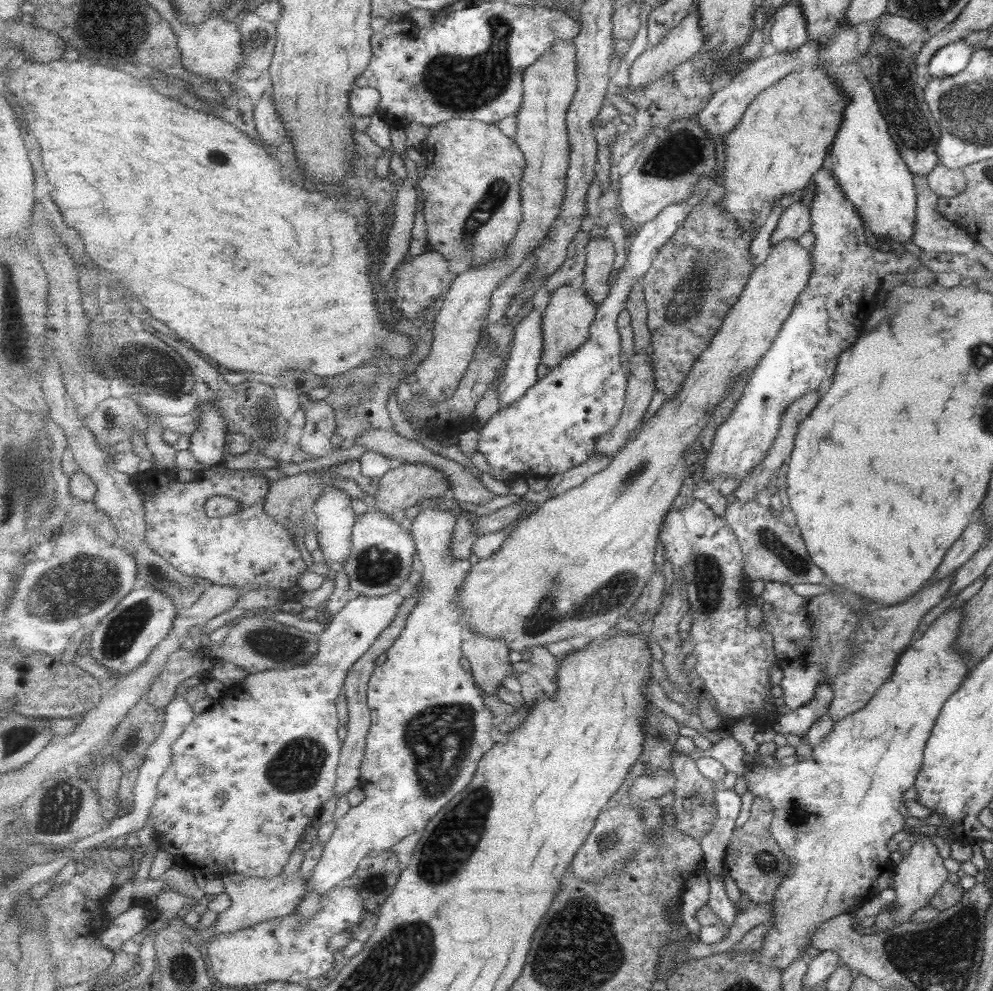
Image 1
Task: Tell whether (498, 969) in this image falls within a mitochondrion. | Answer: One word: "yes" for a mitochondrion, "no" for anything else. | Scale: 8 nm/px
no

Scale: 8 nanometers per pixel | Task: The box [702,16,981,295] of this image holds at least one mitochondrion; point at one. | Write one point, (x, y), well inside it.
(917, 132)

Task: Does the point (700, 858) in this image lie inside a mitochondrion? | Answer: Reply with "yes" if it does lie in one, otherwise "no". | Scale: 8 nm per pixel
no

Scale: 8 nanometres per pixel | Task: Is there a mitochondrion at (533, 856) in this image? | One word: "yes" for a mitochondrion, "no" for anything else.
no

